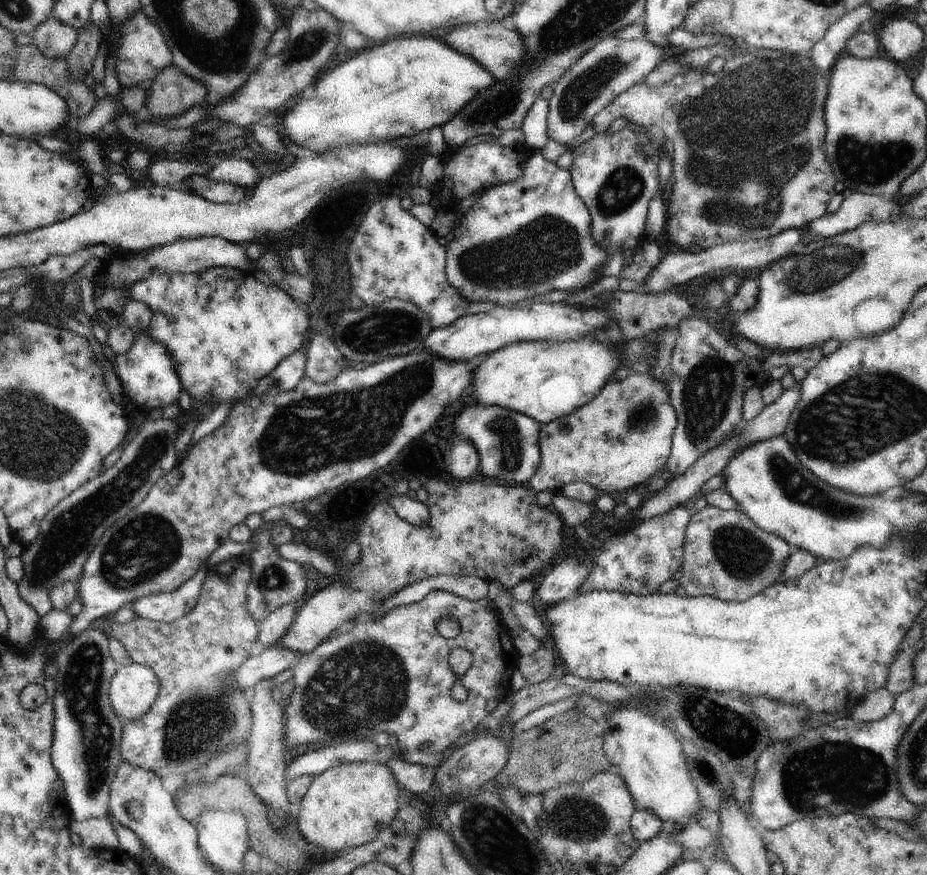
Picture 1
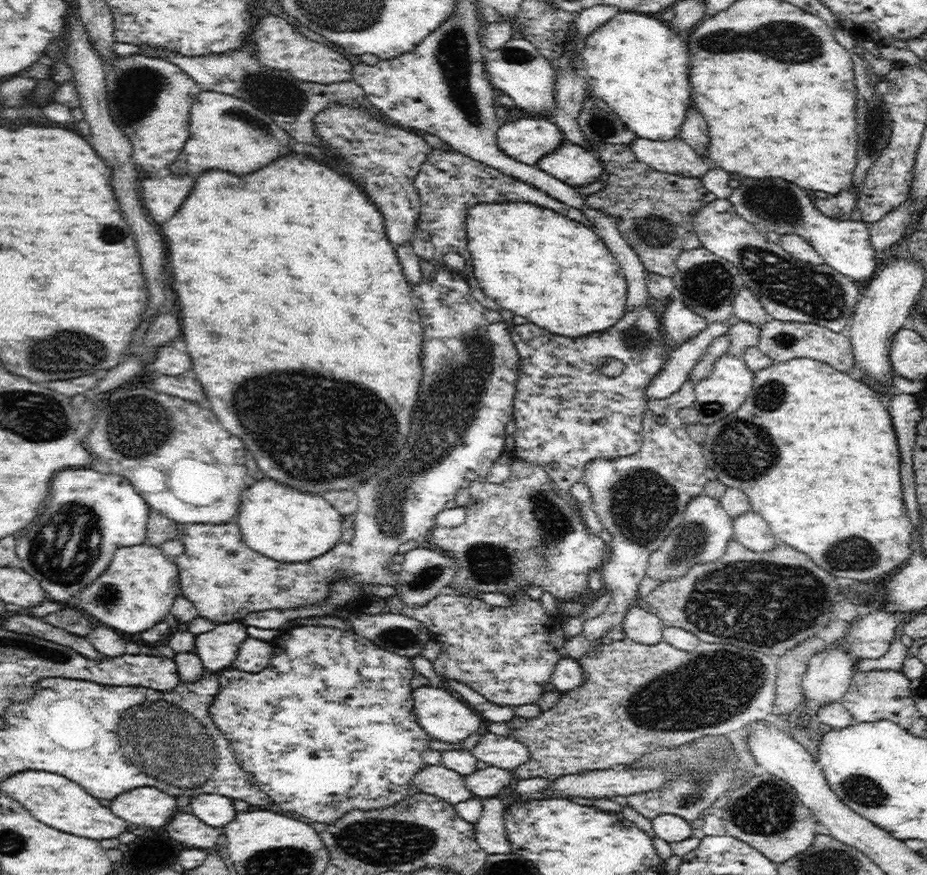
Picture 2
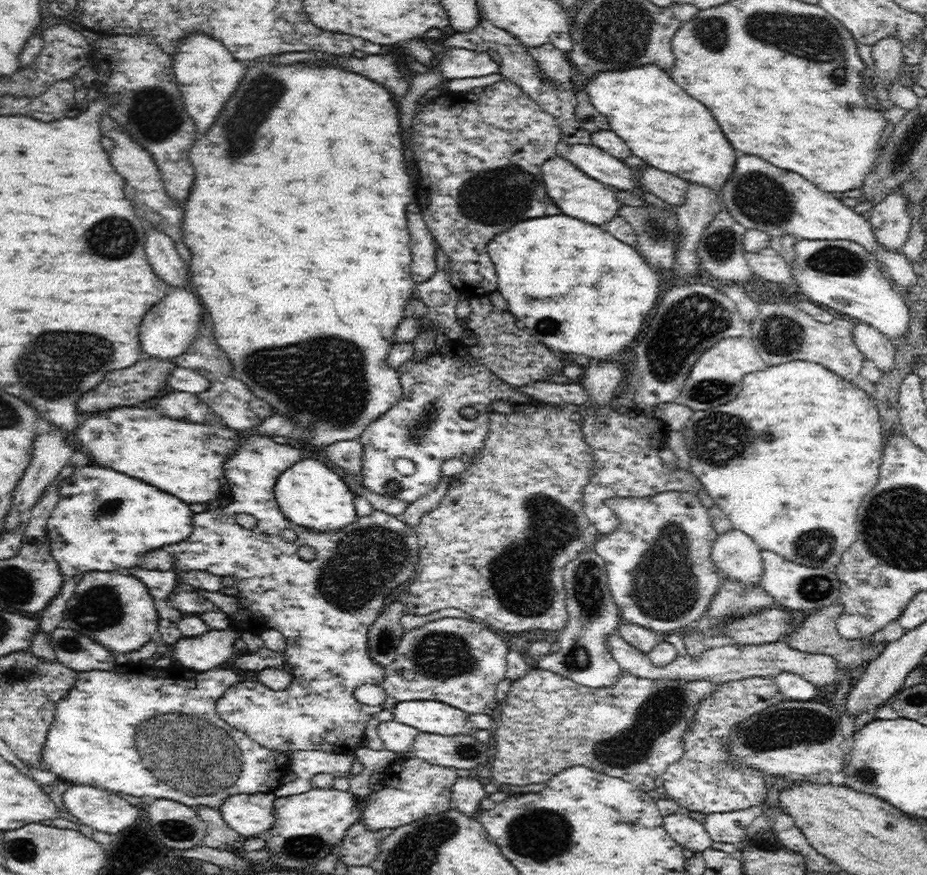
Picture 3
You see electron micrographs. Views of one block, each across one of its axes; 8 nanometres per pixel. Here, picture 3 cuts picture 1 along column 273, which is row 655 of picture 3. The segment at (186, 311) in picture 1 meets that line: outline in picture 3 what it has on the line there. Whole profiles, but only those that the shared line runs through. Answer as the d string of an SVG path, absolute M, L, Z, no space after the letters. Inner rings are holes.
M248 436L244 438L244 444L240 444L242 448L236 450L236 454L228 460L226 464L226 480L228 480L228 486L232 490L240 490L240 494L234 494L232 502L226 506L226 508L216 508L216 510L208 510L208 512L202 512L202 514L196 514L194 516L194 528L192 534L188 537L188 540L181 540L176 544L170 544L166 546L166 551L174 558L174 568L178 572L186 572L189 570L206 570L212 574L218 576L235 576L234 586L238 588L240 593L234 597L238 600L238 611L236 614L229 616L230 625L234 628L238 628L241 632L257 632L259 629L276 628L286 636L286 650L284 650L284 656L288 668L294 670L294 678L291 678L288 688L282 690L272 690L263 688L259 683L250 680L244 680L233 684L226 690L226 692L218 699L217 713L224 722L227 722L230 727L236 728L236 730L244 732L252 740L255 740L260 746L267 748L268 750L279 750L285 752L287 758L292 759L292 754L300 752L300 750L319 750L322 752L332 752L336 754L354 755L354 751L358 748L364 747L366 739L366 728L368 720L374 718L380 710L384 710L386 706L376 705L368 706L358 702L354 698L354 690L362 684L375 684L381 685L386 678L384 667L377 663L376 660L370 657L370 651L368 651L368 632L372 623L378 618L378 615L383 611L384 598L388 596L392 590L400 587L405 582L410 582L415 576L415 568L419 558L418 550L418 531L416 527L407 526L402 520L399 520L397 516L390 516L381 510L374 509L370 516L362 516L357 518L355 522L348 524L348 527L342 528L342 532L318 532L317 530L310 530L309 528L298 528L298 540L296 542L286 542L282 538L282 530L286 528L292 528L294 530L294 524L290 524L286 518L282 518L282 512L278 508L278 503L274 500L274 486L276 485L278 476L282 475L284 470L288 470L290 466L296 464L303 458L303 452L300 446L292 446L291 444L278 444L274 442L272 437L266 436ZM236 514L252 514L258 521L258 526L254 529L242 528L238 522L236 522ZM309 545L316 550L316 558L311 561L304 561L298 558L298 546Z

